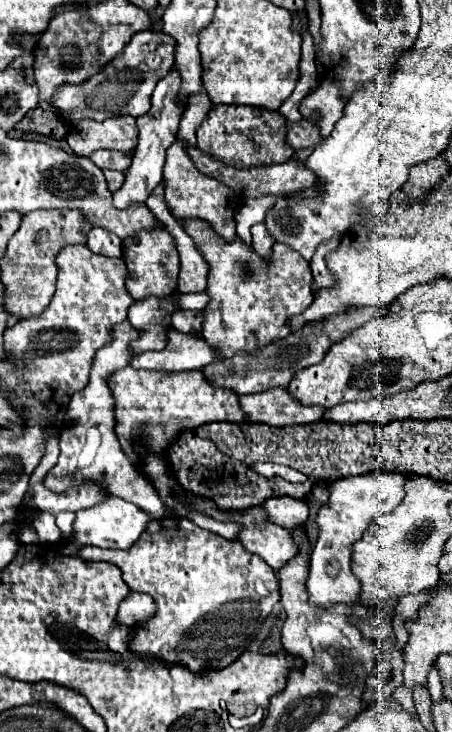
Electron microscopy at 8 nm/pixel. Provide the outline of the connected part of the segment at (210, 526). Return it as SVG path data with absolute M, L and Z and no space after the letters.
M188 514L188 518L192 522L196 522L200 528L206 528L206 530L210 530L210 532L214 532L226 540L234 540L240 532L240 526L236 522L218 522L210 516L204 516L204 514Z

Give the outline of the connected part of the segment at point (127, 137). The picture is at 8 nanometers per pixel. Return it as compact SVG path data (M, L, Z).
M116 116L104 122L92 120L74 122L68 130L66 142L74 154L90 156L100 148L132 152L136 148L136 138L138 138L136 118Z

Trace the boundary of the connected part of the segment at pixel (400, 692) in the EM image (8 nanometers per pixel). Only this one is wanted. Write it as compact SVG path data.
M404 686L396 688L392 698L394 698L396 702L400 702L400 704L404 706L404 710L412 710L412 712L416 712L416 708L414 708L414 700L412 700L412 692L410 692L410 690L404 690Z

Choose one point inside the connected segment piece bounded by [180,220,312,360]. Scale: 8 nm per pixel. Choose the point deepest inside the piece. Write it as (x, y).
(251, 304)

